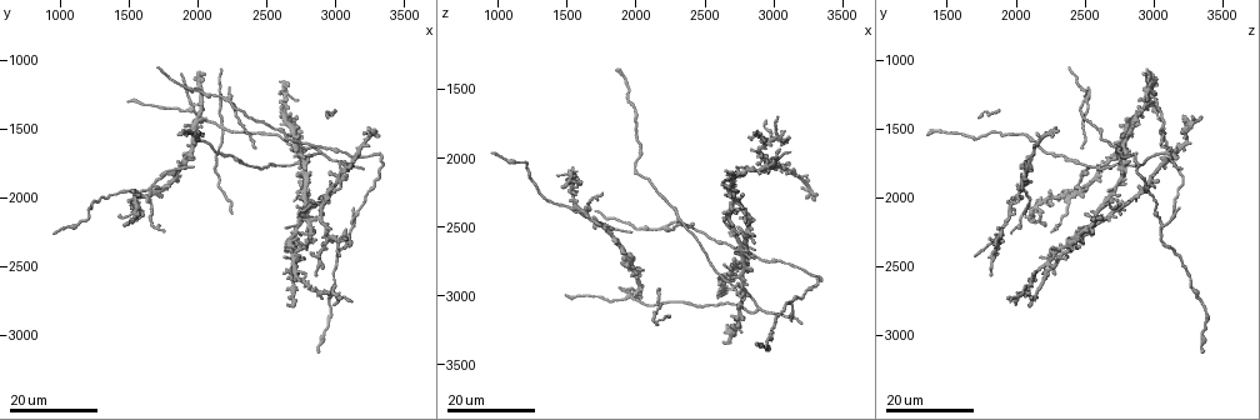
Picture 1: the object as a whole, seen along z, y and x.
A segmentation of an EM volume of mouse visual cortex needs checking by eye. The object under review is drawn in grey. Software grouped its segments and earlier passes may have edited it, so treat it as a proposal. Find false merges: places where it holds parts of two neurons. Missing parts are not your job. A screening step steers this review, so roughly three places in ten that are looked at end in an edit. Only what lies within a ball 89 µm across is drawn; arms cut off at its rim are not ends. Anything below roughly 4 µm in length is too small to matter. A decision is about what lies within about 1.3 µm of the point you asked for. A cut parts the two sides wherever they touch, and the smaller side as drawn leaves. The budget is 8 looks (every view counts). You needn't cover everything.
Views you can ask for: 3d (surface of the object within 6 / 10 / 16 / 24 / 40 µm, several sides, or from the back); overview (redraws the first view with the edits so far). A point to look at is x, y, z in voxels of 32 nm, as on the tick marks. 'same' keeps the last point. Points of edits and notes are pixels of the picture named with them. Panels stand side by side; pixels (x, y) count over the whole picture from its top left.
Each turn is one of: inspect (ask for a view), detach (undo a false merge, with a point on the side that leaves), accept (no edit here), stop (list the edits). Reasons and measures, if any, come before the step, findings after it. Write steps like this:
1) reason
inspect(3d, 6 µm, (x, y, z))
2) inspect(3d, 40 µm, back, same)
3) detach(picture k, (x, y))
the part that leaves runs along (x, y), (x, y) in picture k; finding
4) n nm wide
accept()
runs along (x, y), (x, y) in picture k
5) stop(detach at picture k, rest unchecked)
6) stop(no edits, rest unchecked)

a fork
inspect(3d, 16 µm, (3040, 1880, 2040))

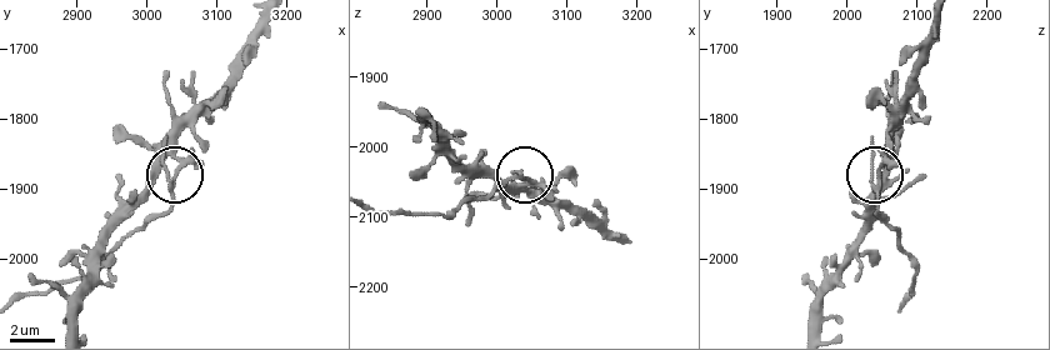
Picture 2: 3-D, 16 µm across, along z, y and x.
inspect(3d, 6 µm, (3045, 1875, 2050))

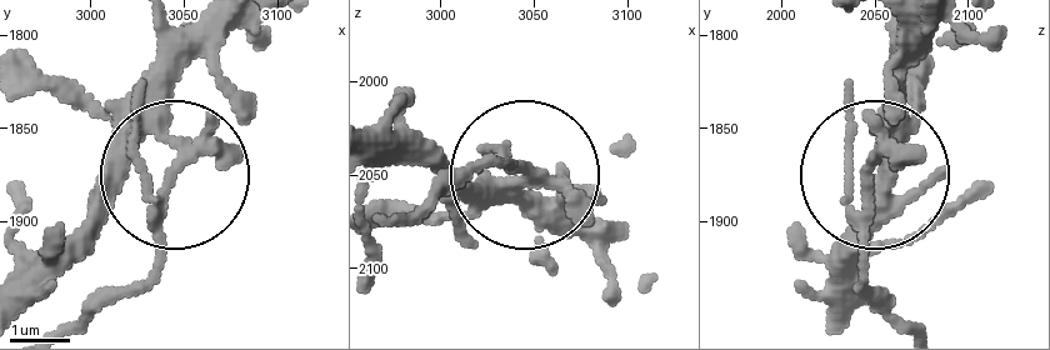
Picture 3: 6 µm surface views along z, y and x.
detach(picture 3, (135, 86))
the part that leaves runs along (191, 148), (156, 263), (71, 321) in picture 3; a second neuron is stuck on

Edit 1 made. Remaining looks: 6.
inspect(overview)

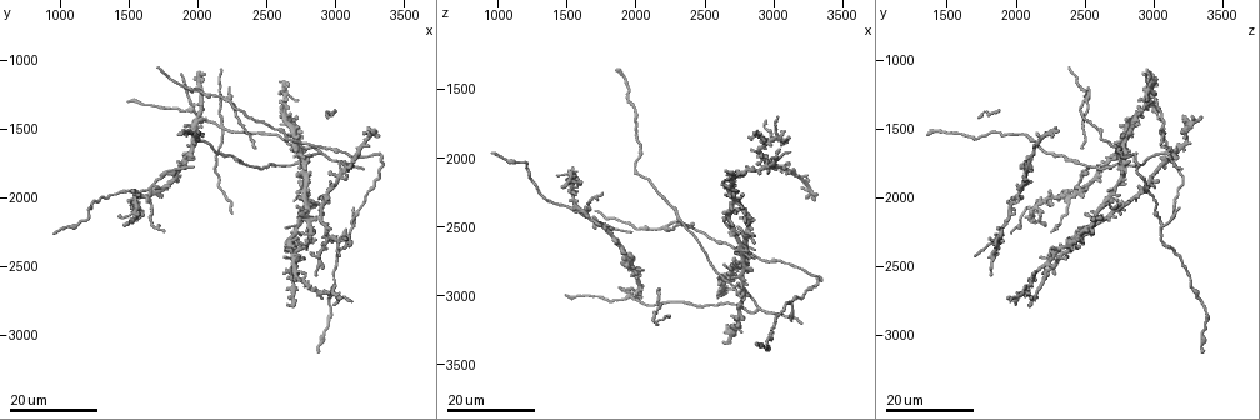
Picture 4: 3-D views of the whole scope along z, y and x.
branch point
inspect(3d, 16 µm, (2880, 1660, 3100))

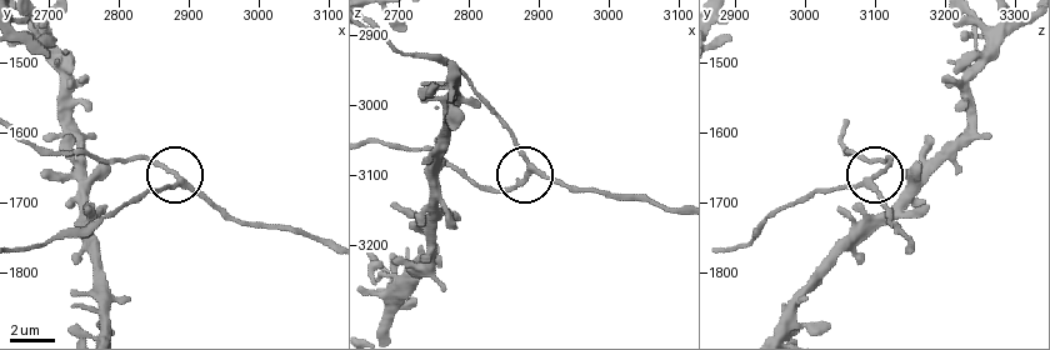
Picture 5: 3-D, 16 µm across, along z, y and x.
inspect(3d, 10 µm, (2890, 1675, 3090))

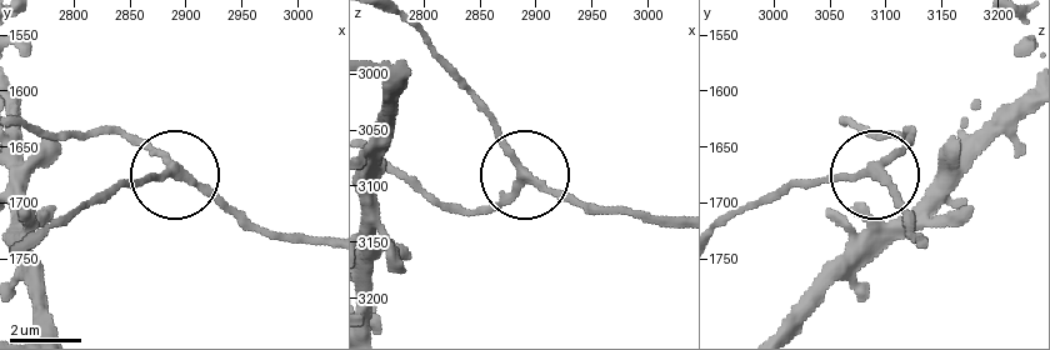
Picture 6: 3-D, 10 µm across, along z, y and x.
200 nm wide
accept()
runs along (789, 325), (939, 183), (906, 131), (879, 176), (911, 215) in picture 6; one neuron here

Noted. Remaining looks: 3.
branch point
inspect(3d, 16 µm, (3120, 2220, 3060))

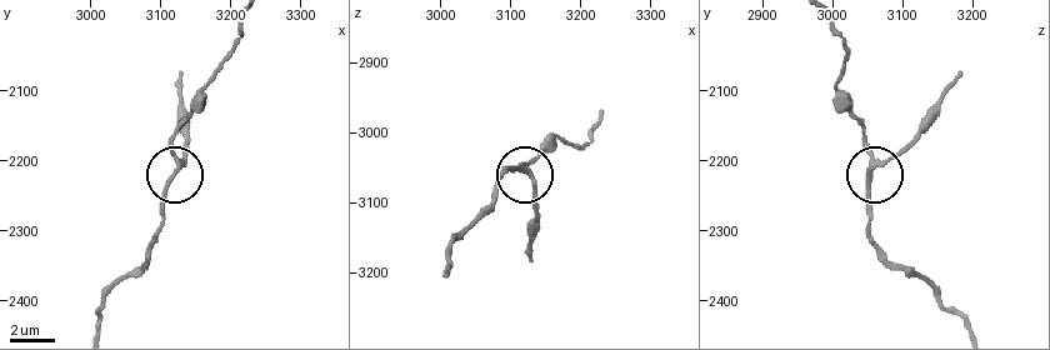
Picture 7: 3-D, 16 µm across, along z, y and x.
inspect(3d, 10 µm, (3125, 2205, 3060))

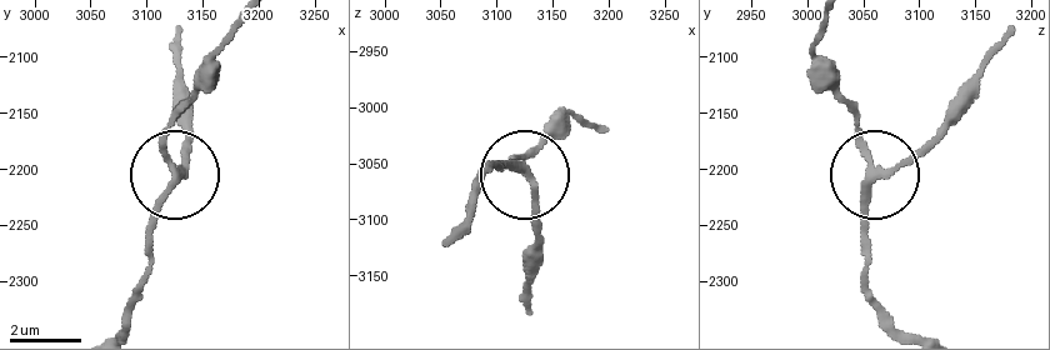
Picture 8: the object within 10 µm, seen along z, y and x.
3 arms
accept()
runs along (820, 28), (820, 73), (876, 168), (904, 163), (964, 103) in picture 8; all the same neuron

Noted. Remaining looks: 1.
stop(detach at picture 3, rest unchecked)

